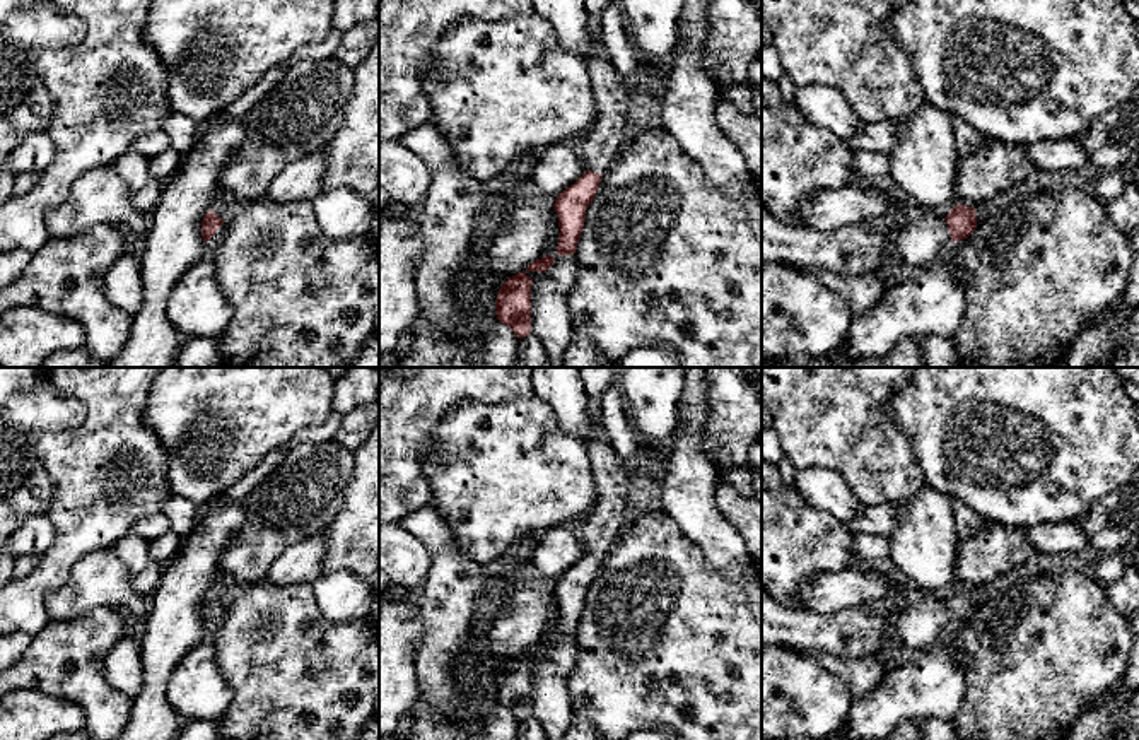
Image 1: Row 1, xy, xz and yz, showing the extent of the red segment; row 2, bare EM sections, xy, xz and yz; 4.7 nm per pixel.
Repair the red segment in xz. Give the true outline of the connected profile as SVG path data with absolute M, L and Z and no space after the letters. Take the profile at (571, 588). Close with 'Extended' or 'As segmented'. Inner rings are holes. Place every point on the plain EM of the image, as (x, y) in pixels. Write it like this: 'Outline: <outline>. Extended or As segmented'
Outline: M581 367L581 381L589 402L589 420L596 427L584 441L596 480L596 501L579 530L587 554L557 578L553 586L560 610L560 639L575 636L586 593L596 579L601 559L610 554L630 518L625 461L615 453L601 426L601 396L616 385L616 367Z. Extended

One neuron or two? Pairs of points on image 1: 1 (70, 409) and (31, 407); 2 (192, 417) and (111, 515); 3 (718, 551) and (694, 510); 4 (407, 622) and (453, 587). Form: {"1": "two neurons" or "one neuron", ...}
{"1": "one neuron", "2": "two neurons", "3": "one neuron", "4": "two neurons"}

